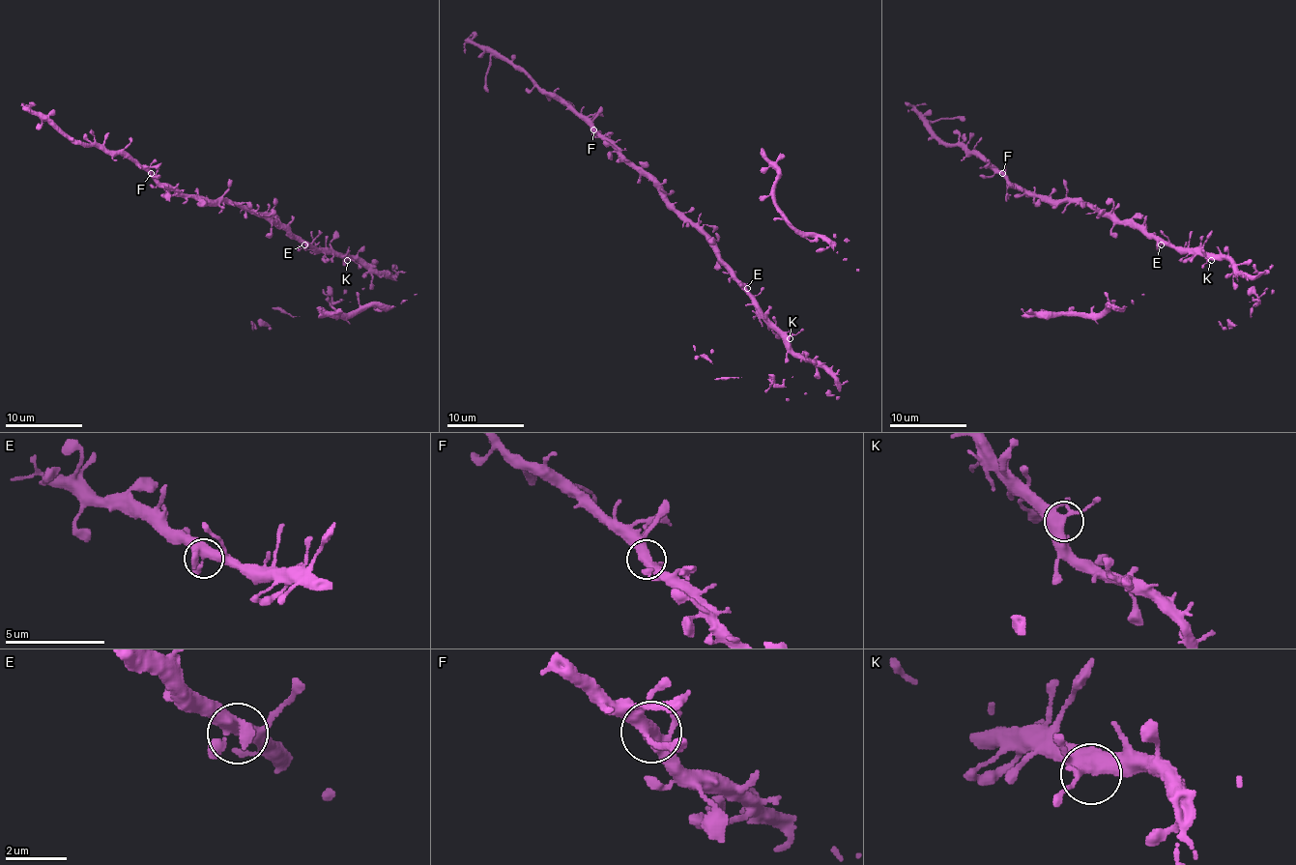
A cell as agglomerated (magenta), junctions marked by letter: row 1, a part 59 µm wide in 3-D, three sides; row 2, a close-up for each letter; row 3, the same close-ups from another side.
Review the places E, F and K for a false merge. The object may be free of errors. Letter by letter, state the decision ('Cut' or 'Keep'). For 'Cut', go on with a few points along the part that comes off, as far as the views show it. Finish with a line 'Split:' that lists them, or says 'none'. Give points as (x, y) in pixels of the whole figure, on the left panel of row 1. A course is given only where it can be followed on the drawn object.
E: Keep
F: Keep
K: Keep
Split: none

